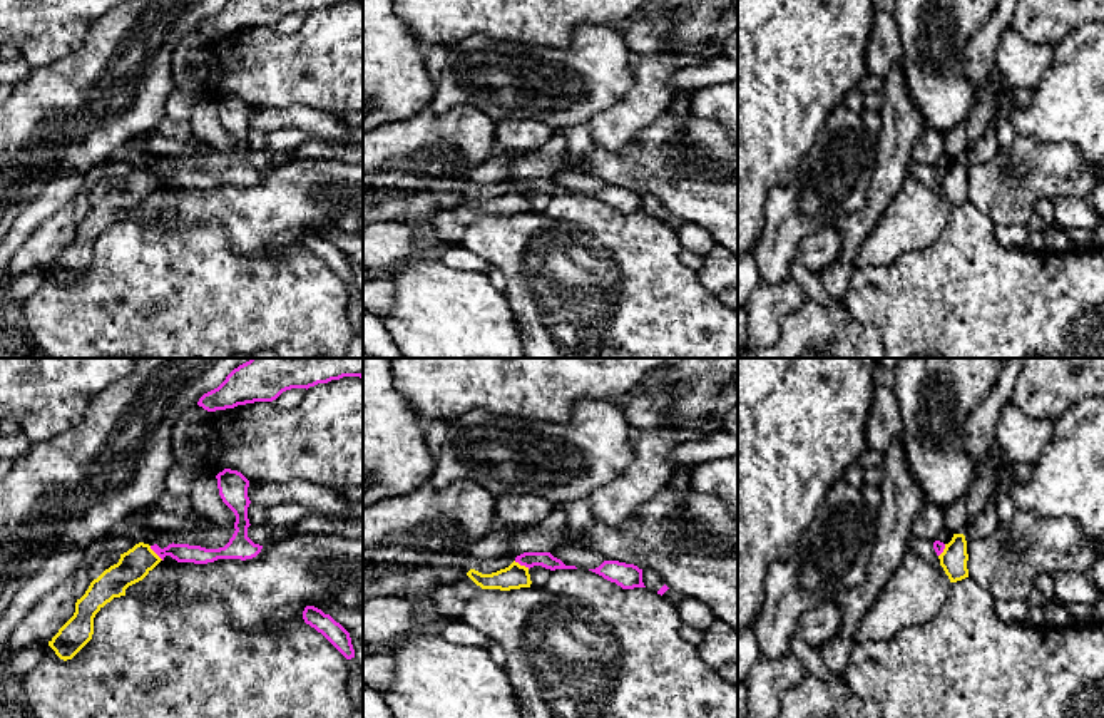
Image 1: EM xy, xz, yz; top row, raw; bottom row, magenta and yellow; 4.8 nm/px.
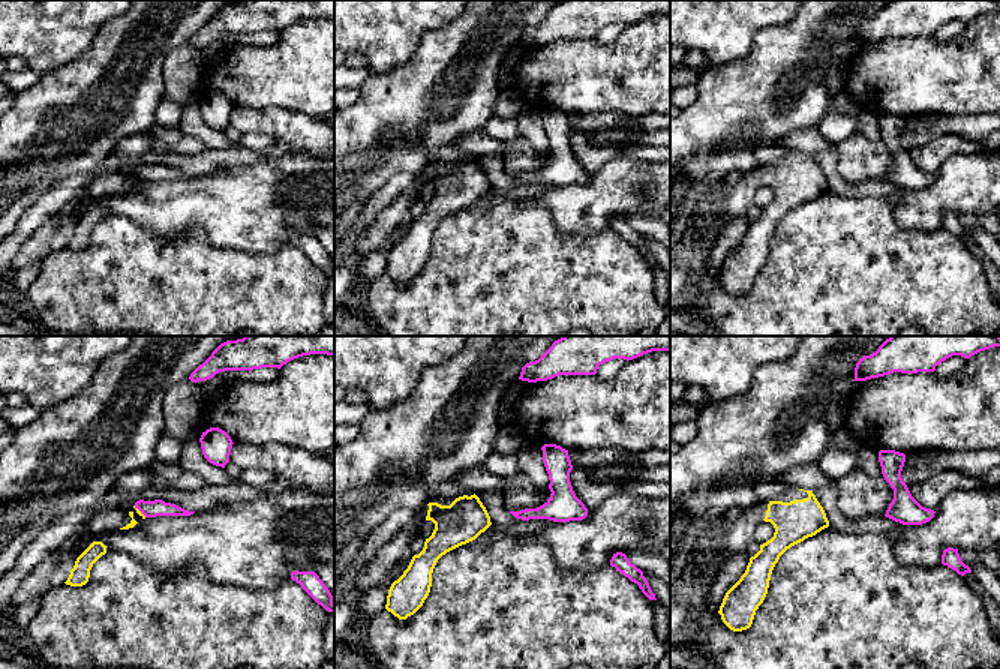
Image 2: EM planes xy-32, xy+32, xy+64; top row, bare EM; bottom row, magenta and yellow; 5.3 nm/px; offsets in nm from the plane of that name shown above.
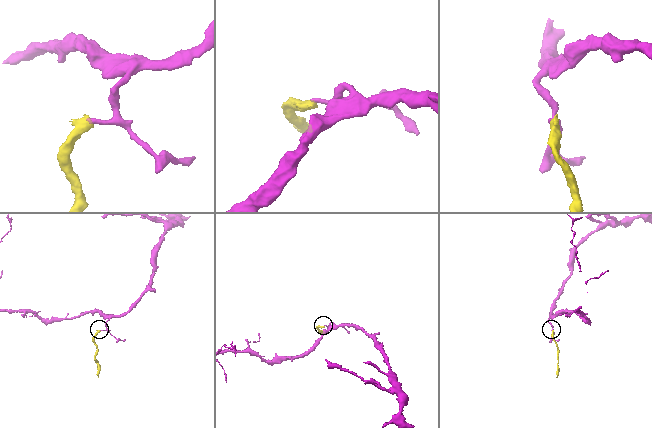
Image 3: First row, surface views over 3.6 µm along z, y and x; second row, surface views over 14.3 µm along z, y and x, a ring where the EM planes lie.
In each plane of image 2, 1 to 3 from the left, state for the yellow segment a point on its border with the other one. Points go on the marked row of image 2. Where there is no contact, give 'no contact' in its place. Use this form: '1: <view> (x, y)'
1: xy-32 (140, 510)
2: no contact
3: no contact

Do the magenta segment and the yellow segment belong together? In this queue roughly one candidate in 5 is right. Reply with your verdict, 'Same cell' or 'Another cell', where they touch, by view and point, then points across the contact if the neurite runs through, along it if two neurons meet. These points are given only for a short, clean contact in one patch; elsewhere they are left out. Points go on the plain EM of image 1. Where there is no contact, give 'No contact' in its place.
Another cell. Touches magenta at xy (156, 178). Boundary: xy (149, 171), (163, 184)

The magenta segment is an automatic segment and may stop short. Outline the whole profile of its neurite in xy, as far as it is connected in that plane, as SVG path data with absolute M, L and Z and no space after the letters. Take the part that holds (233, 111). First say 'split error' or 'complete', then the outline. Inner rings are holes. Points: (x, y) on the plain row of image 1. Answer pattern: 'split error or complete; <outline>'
complete; M224 94L216 100L217 114L222 127L234 137L234 159L224 172L219 174L206 174L201 171L189 169L169 169L161 174L157 169L151 171L151 174L164 186L166 181L171 181L177 187L194 187L194 189L207 189L217 184L253 184L256 182L263 171L254 169L248 162L248 132L251 129L248 122L249 105L238 95Z

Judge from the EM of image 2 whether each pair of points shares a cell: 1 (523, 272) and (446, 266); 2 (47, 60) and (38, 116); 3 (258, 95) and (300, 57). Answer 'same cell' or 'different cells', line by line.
1: same cell
2: different cells
3: same cell

